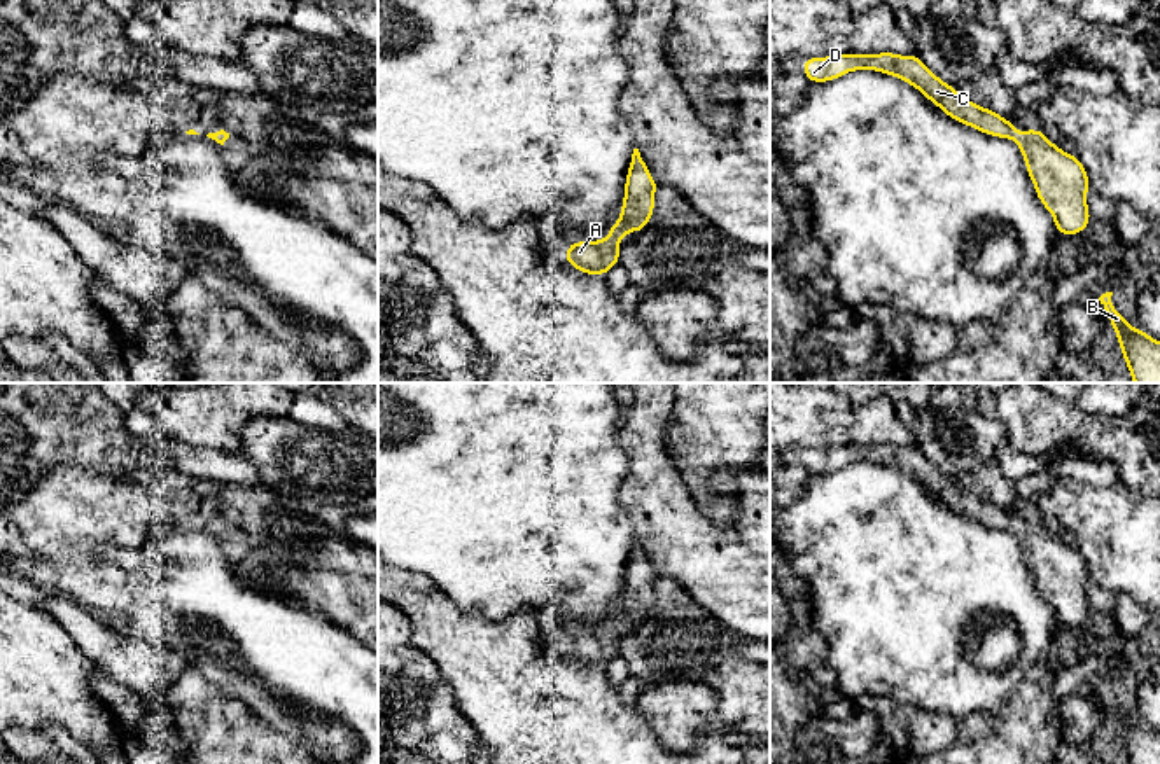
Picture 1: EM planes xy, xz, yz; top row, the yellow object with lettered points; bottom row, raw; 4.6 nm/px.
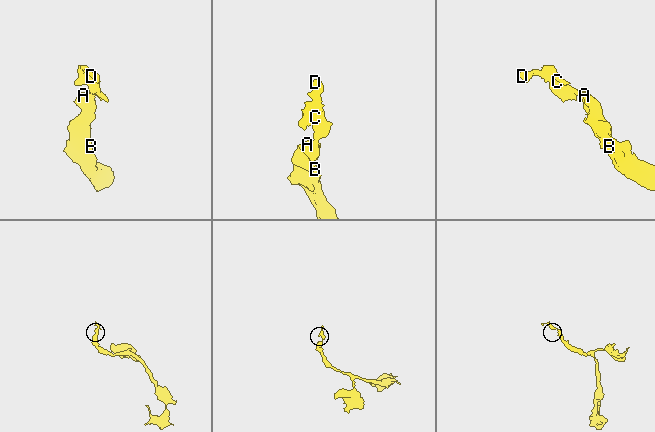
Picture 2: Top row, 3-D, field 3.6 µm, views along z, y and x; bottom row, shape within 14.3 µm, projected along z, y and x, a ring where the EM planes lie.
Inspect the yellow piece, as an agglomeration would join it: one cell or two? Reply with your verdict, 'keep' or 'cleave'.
keep

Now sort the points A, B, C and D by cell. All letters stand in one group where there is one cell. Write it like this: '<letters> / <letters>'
A B C D

